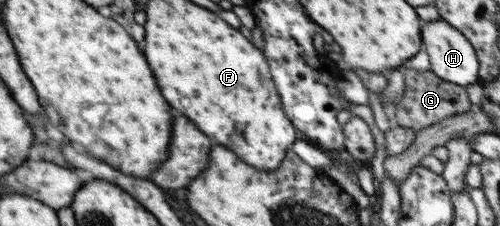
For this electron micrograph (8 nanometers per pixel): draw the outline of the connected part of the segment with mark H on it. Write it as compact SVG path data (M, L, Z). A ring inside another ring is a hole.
M429 21L422 27L422 39L430 57L431 70L443 80L467 88L468 85L481 82L479 61L473 45L462 32L452 27L447 21Z

